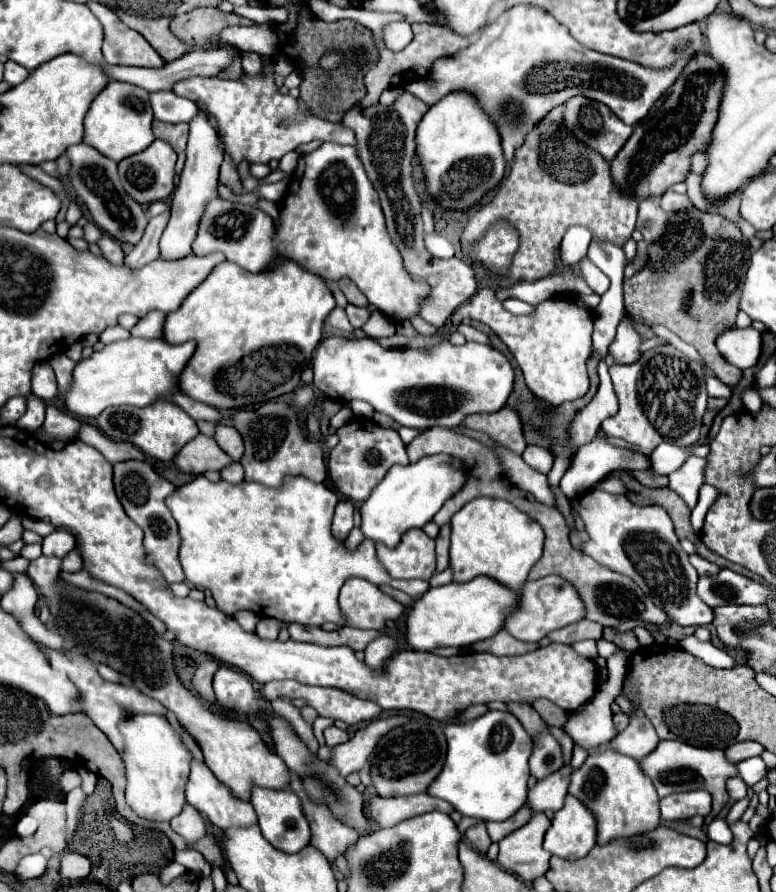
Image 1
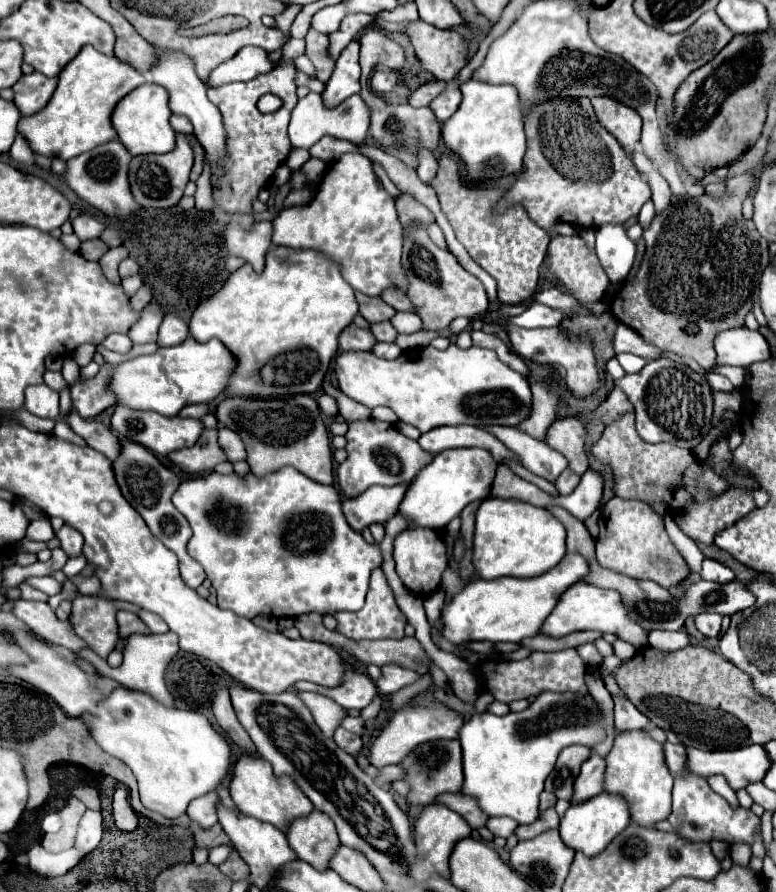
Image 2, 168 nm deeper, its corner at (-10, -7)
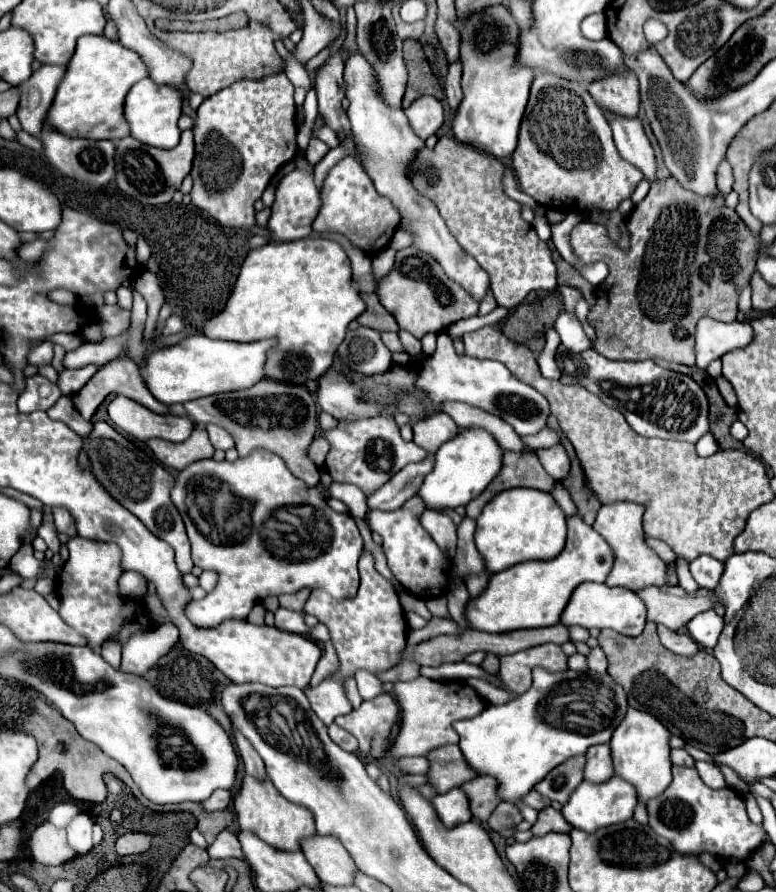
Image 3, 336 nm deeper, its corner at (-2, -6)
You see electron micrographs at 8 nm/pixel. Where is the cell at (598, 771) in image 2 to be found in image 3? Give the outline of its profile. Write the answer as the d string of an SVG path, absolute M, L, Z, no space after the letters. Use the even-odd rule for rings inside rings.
M593 745L587 751L587 763L583 769L583 779L589 783L605 783L613 775L609 745Z

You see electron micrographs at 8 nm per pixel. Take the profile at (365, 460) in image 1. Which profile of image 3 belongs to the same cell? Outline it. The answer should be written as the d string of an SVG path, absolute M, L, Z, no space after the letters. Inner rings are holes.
M375 415L363 417L357 421L341 419L339 425L323 437L331 443L331 451L327 455L327 471L337 483L357 485L365 495L371 495L381 485L385 485L397 471L401 471L409 463L419 463L427 457L427 451L417 447L413 441L407 443L399 435L399 427L391 415Z

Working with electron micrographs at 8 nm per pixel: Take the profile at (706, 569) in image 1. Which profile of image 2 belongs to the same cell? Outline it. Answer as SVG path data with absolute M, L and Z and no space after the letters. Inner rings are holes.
M705 558L703 560L703 570L701 570L701 578L709 580L709 582L719 582L719 584L727 584L731 580L735 580L735 574L721 562Z

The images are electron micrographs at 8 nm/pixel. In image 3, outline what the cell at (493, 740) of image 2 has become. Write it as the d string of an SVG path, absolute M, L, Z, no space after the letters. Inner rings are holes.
M545 669L533 671L533 685L527 693L517 695L505 705L489 705L483 713L471 719L461 719L453 723L453 729L459 733L459 747L469 763L469 767L477 775L489 775L497 781L497 795L501 801L515 805L523 819L535 823L537 811L523 803L523 797L537 785L553 767L561 765L565 759L573 755L585 755L585 751L599 743L609 743L615 725L621 723L627 711L625 691L613 683L609 675L597 675L593 671L577 673L577 671L563 671L563 673L547 673Z

